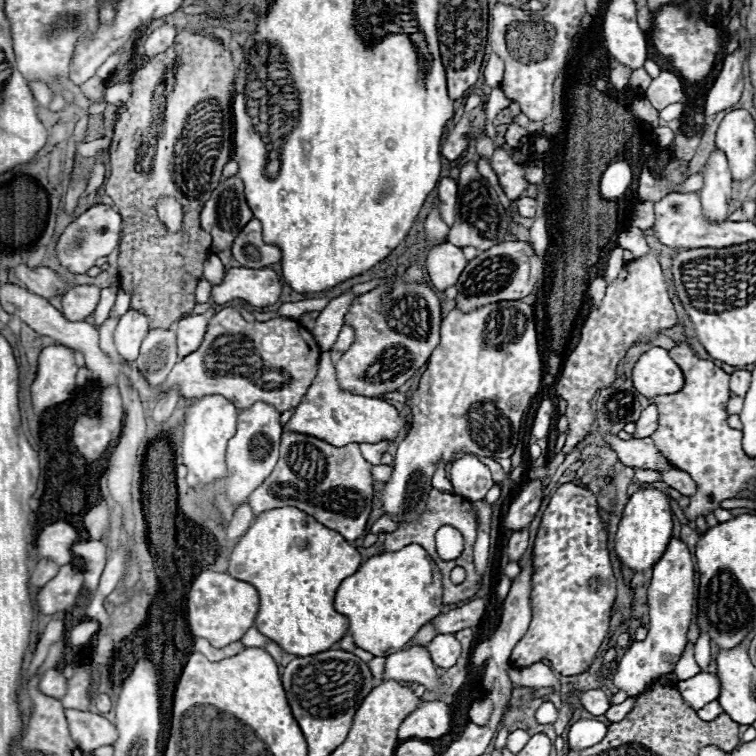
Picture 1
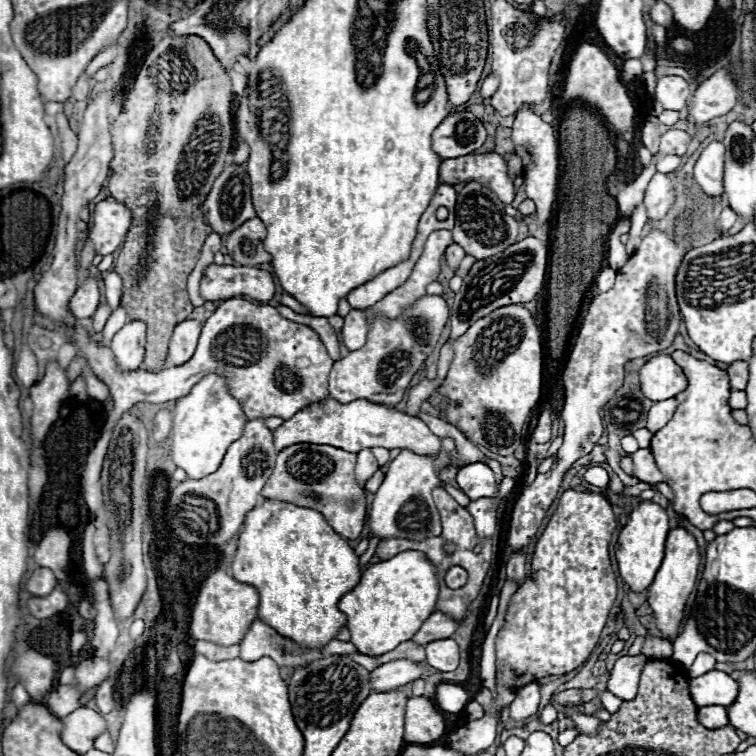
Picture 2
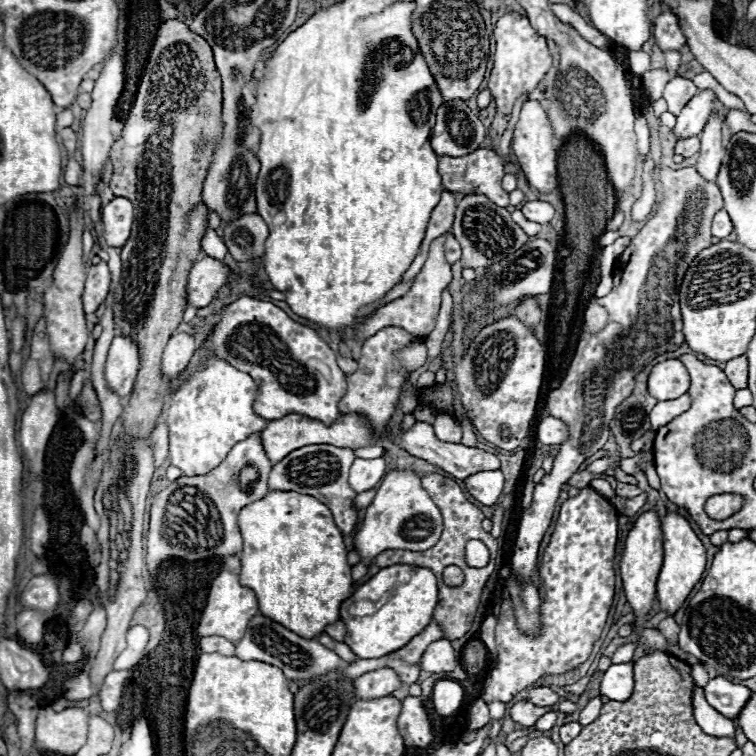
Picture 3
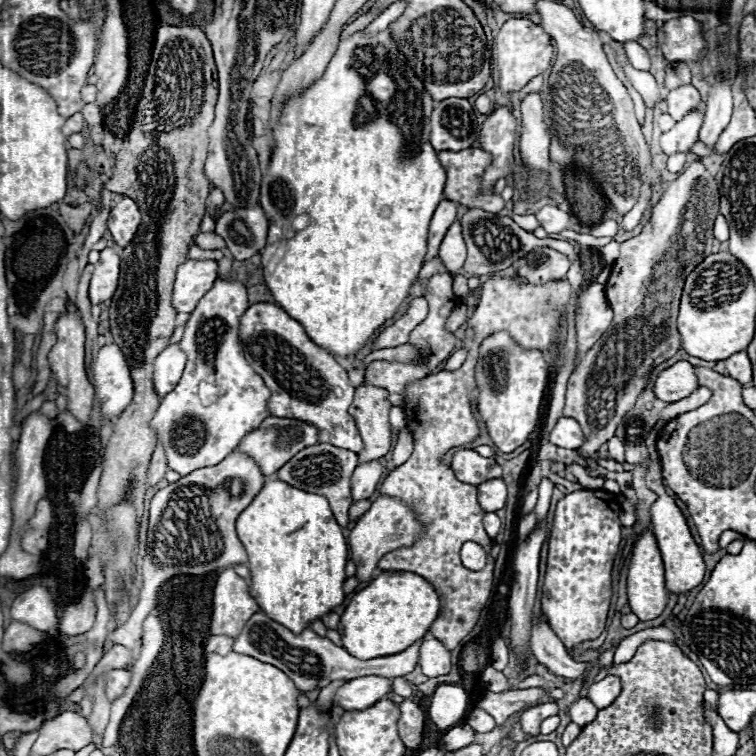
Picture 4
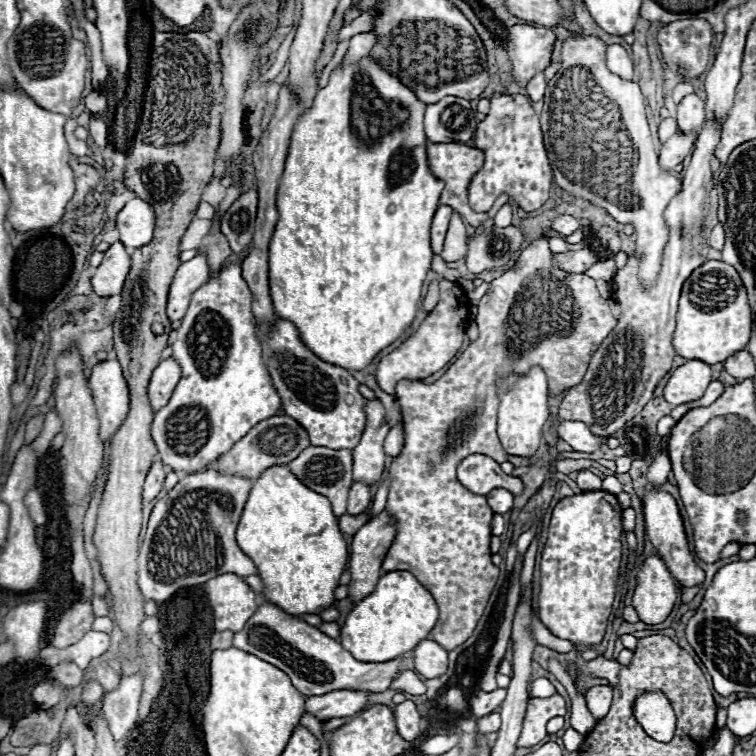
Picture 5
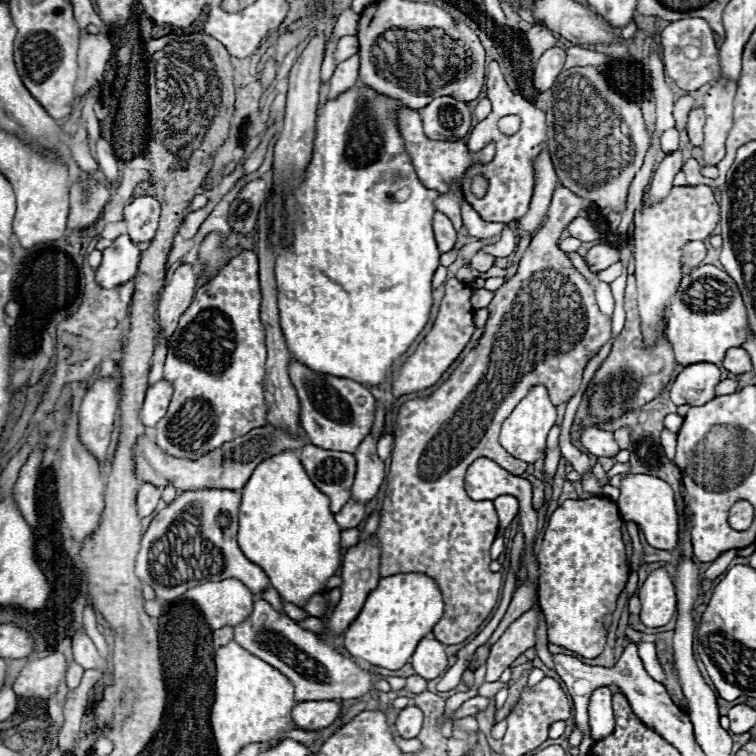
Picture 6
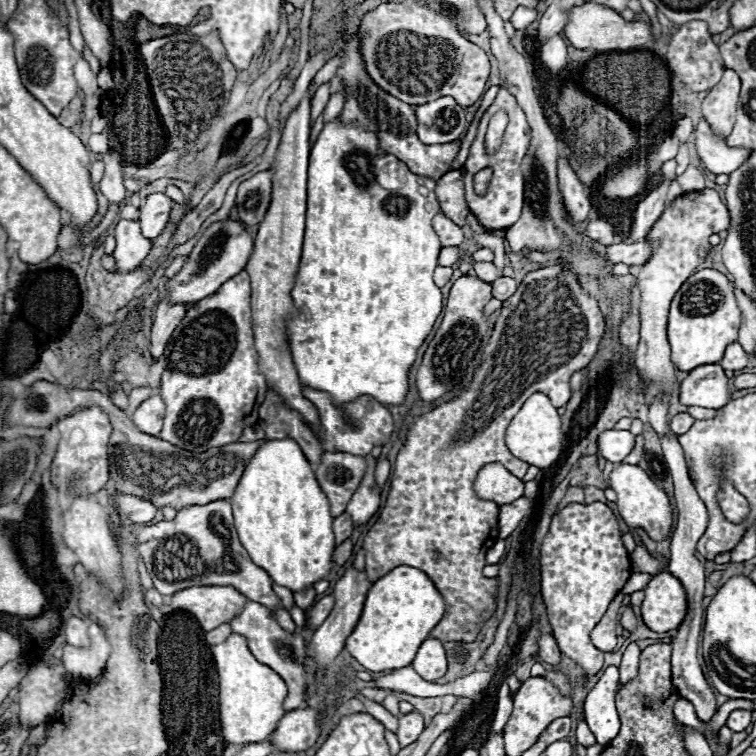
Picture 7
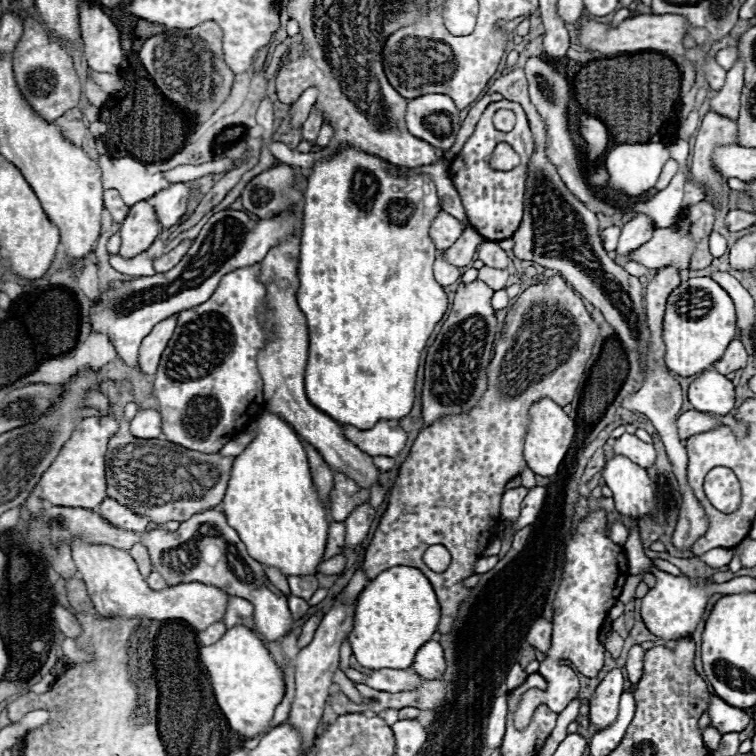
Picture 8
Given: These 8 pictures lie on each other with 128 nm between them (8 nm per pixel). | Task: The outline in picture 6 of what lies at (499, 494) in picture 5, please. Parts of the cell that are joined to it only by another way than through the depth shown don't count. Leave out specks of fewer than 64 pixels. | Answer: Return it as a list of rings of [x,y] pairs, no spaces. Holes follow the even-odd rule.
[[[500,496],[494,500],[494,506],[500,518],[500,528],[506,530],[514,520],[514,516],[518,514],[518,500],[514,496]]]

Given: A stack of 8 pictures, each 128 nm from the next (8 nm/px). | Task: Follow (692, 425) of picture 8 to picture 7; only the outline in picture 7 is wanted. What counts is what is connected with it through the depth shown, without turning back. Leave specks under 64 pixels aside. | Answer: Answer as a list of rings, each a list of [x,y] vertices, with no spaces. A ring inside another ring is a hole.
[[[682,412],[682,414],[676,414],[672,420],[670,420],[670,428],[672,432],[676,434],[682,434],[682,432],[688,432],[694,424],[694,418],[688,414],[688,412]]]

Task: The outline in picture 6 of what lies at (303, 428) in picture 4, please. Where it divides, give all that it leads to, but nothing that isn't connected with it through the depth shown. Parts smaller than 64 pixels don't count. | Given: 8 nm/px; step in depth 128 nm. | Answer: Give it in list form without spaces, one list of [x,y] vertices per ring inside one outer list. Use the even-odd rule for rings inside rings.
[[[262,426],[262,428],[250,430],[248,434],[236,438],[232,442],[226,442],[222,448],[216,448],[214,452],[208,452],[206,456],[202,456],[198,460],[182,460],[182,458],[162,452],[156,442],[152,442],[146,434],[142,434],[134,446],[134,468],[142,482],[150,482],[162,490],[166,486],[174,486],[178,492],[188,492],[188,490],[198,490],[198,488],[240,490],[246,484],[246,480],[250,478],[252,470],[264,458],[270,458],[270,456],[290,450],[290,448],[298,450],[298,448],[302,448],[302,444],[306,444],[306,440],[302,436],[292,438],[280,428]]]

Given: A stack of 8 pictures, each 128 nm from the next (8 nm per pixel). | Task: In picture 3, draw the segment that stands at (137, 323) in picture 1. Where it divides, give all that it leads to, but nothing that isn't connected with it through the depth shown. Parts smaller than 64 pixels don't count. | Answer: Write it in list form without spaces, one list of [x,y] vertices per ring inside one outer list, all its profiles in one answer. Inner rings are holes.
[[[114,336],[108,360],[104,364],[104,378],[108,382],[108,388],[118,398],[130,396],[138,366],[140,366],[138,346],[126,336]]]

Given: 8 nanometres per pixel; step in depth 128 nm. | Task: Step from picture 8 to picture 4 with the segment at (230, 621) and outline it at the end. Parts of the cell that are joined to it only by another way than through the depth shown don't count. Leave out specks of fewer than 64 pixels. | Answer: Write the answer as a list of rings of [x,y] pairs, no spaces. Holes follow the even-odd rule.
[[[256,612],[246,622],[244,630],[234,638],[234,652],[258,658],[262,662],[268,662],[268,664],[280,668],[294,680],[294,684],[300,692],[310,692],[316,688],[324,688],[336,680],[354,680],[360,676],[386,676],[386,678],[406,676],[414,670],[414,666],[418,662],[420,644],[422,644],[422,640],[414,642],[410,648],[406,648],[400,654],[382,656],[382,658],[374,658],[374,660],[358,660],[358,658],[350,656],[342,646],[336,646],[328,638],[318,636],[312,628],[306,628],[300,634],[292,634],[288,628],[274,622],[264,612]]]

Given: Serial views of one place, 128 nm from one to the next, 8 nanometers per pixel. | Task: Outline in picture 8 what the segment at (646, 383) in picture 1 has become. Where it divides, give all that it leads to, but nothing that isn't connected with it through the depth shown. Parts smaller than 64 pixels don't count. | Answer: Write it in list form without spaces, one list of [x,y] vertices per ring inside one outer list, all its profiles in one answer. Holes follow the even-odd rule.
[[[716,370],[702,372],[700,378],[696,378],[688,388],[690,404],[696,410],[708,414],[718,414],[718,416],[730,414],[736,404],[734,398],[736,394],[732,382],[726,376],[718,374]]]

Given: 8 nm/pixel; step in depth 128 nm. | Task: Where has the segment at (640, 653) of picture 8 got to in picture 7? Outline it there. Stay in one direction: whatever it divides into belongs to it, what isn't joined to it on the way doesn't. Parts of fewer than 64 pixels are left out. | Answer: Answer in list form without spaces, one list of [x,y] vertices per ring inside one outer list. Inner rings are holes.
[[[632,642],[632,644],[626,648],[626,652],[624,652],[624,656],[622,656],[622,664],[619,666],[620,684],[626,684],[626,682],[630,682],[632,678],[636,678],[640,652],[642,652],[642,650],[636,646],[636,642]]]

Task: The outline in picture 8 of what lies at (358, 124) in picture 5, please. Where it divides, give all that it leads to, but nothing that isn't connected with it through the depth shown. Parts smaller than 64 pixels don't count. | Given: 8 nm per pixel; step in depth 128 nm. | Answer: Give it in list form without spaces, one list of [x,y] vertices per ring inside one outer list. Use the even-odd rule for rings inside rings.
[[[344,146],[342,154],[330,158],[328,162],[314,164],[310,176],[308,176],[308,188],[304,192],[304,230],[302,230],[302,244],[300,244],[300,264],[298,264],[298,304],[308,320],[308,332],[310,332],[310,352],[308,352],[308,366],[306,366],[306,394],[308,400],[328,414],[338,424],[348,424],[360,430],[374,428],[380,420],[402,420],[408,416],[414,404],[414,384],[416,384],[416,372],[420,364],[420,354],[426,348],[426,342],[434,330],[434,326],[442,320],[444,312],[448,310],[448,298],[442,290],[442,286],[434,280],[432,264],[436,258],[436,246],[432,244],[428,236],[430,222],[440,212],[436,186],[426,176],[416,174],[404,174],[404,176],[392,176],[388,172],[388,162],[360,152],[352,146]]]

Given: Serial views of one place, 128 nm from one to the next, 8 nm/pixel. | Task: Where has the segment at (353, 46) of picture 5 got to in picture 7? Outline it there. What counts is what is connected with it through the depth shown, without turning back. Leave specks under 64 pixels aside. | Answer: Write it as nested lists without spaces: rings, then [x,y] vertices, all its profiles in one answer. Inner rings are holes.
[[[342,94],[332,96],[328,106],[326,106],[326,110],[324,110],[324,124],[328,124],[330,120],[336,120],[340,116],[342,108],[344,108],[344,96]]]

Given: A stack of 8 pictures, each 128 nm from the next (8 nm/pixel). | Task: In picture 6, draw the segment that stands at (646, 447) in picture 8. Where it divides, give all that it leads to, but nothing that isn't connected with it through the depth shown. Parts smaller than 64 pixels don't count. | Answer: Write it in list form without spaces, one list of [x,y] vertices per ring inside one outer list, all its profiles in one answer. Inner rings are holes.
[[[592,426],[582,428],[580,430],[580,442],[590,454],[594,454],[598,458],[602,458],[602,456],[614,458],[620,452],[620,446],[614,440],[614,432],[606,432],[600,428],[592,428]]]

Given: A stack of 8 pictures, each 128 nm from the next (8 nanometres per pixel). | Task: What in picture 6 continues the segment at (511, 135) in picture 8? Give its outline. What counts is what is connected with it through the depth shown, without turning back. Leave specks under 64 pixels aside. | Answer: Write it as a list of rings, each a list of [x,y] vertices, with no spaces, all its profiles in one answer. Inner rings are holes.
[[[490,62],[488,64],[488,80],[486,80],[486,88],[488,88],[488,98],[492,102],[492,112],[488,114],[486,120],[478,122],[474,126],[474,130],[470,132],[468,138],[468,150],[470,152],[478,152],[482,150],[490,140],[496,140],[496,158],[488,164],[472,164],[464,176],[462,176],[462,190],[466,200],[472,204],[472,208],[486,220],[486,222],[514,222],[518,218],[522,218],[528,210],[530,198],[532,198],[532,190],[534,190],[534,170],[532,170],[532,162],[534,158],[540,154],[540,150],[546,144],[546,116],[542,110],[538,110],[534,104],[530,104],[528,100],[524,100],[522,96],[516,96],[504,76],[502,70],[498,66],[498,62]],[[504,116],[518,116],[520,118],[520,130],[512,136],[506,136],[498,130],[498,120]],[[476,174],[484,174],[488,178],[488,192],[484,198],[476,198],[470,190],[472,178]]]

